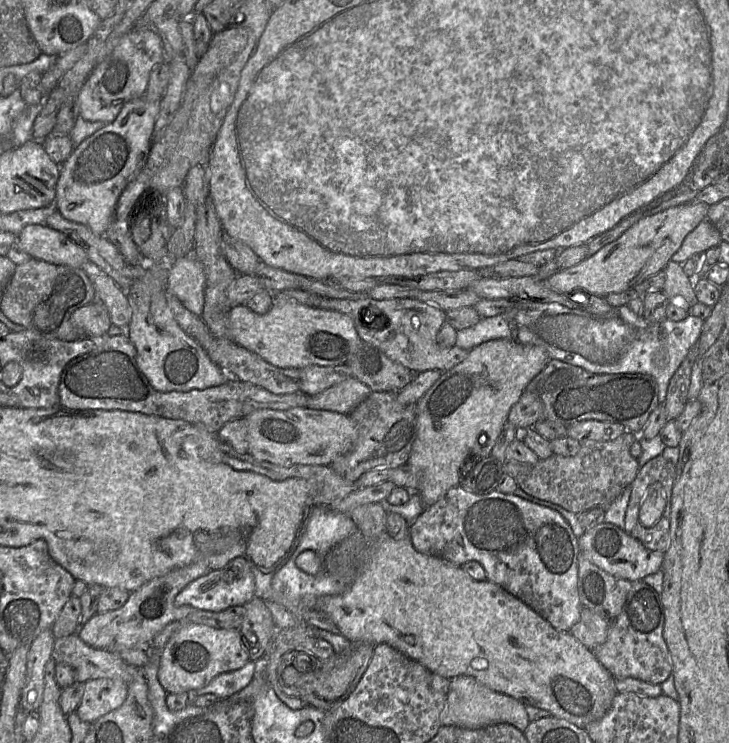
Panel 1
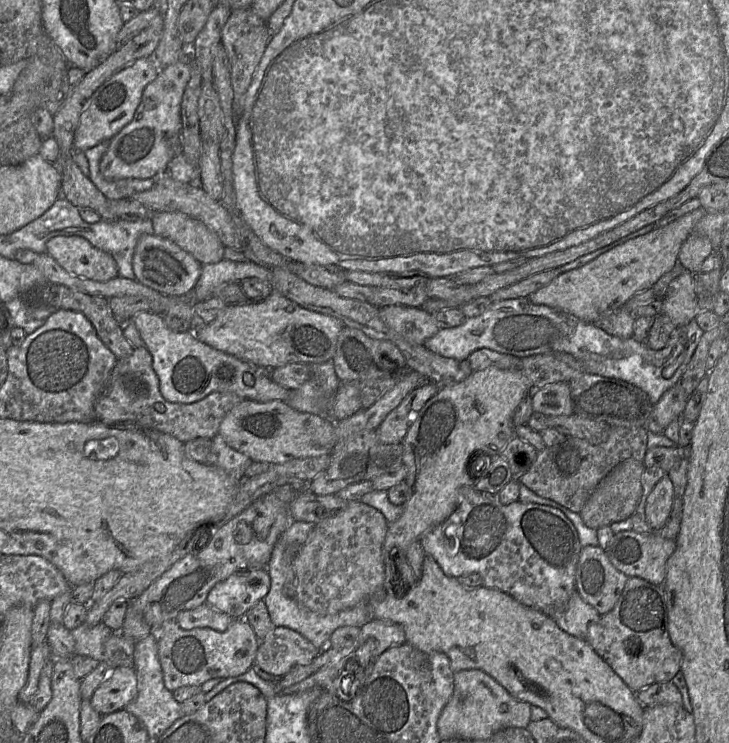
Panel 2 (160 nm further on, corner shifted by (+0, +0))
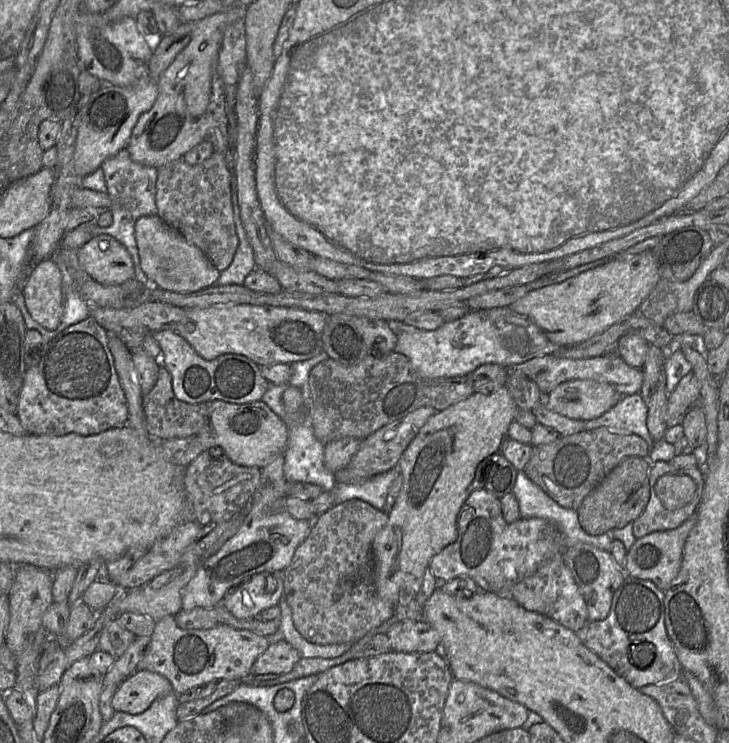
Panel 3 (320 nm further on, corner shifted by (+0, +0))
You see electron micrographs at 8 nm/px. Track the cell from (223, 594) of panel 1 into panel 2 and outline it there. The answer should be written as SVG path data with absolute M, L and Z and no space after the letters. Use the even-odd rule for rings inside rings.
M266 569L243 570L217 583L209 592L206 604L229 615L234 620L245 614L259 601L263 601L271 586Z

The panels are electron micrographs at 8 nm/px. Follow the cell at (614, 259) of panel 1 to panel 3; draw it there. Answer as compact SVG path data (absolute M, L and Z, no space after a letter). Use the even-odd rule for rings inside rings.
M646 250L639 254L632 255L630 257L612 257L612 258L602 258L608 259L604 264L588 269L576 276L570 277L562 282L550 284L541 288L534 289L528 292L526 295L512 303L509 307L516 313L526 315L529 317L546 335L546 337L552 342L559 346L571 346L580 342L583 342L602 331L606 330L608 327L612 326L617 322L621 322L627 319L630 315L635 313L644 299L649 295L652 289L655 287L660 279L658 271L658 262L651 250Z

